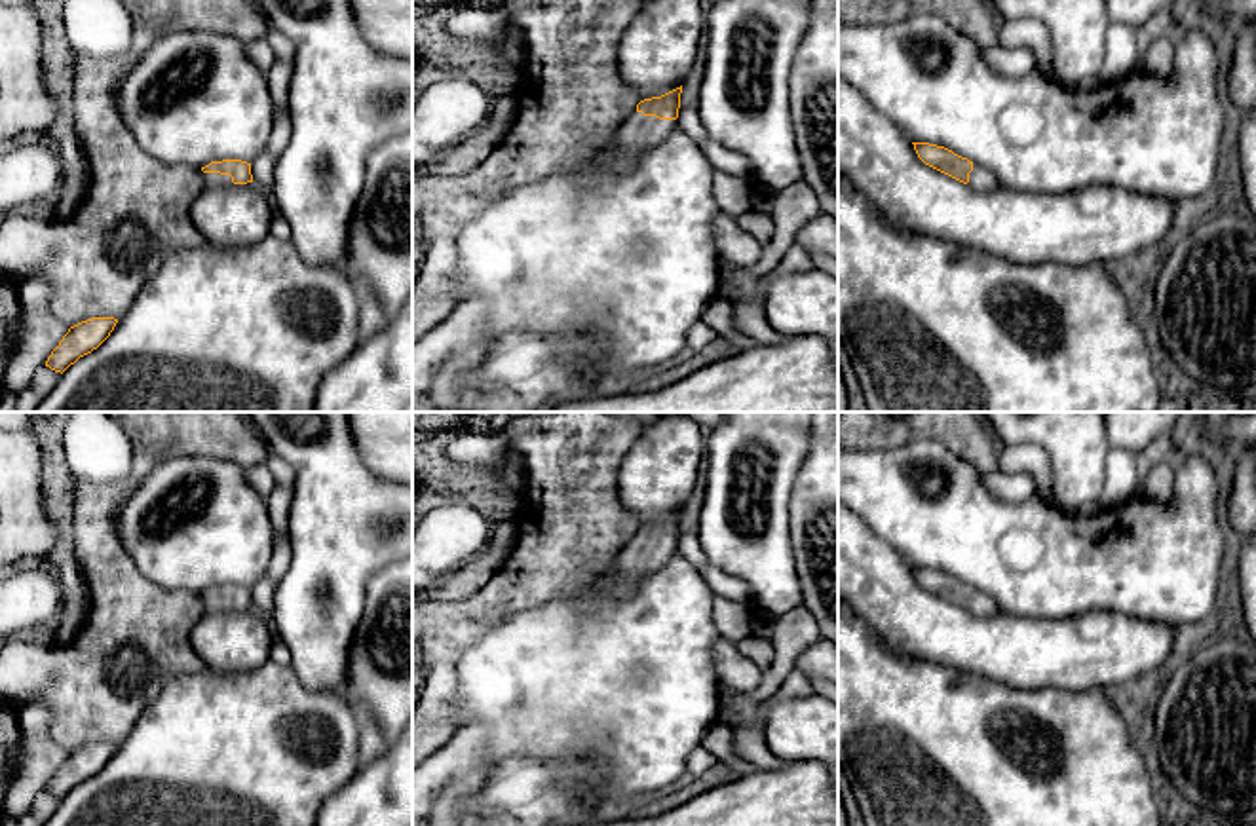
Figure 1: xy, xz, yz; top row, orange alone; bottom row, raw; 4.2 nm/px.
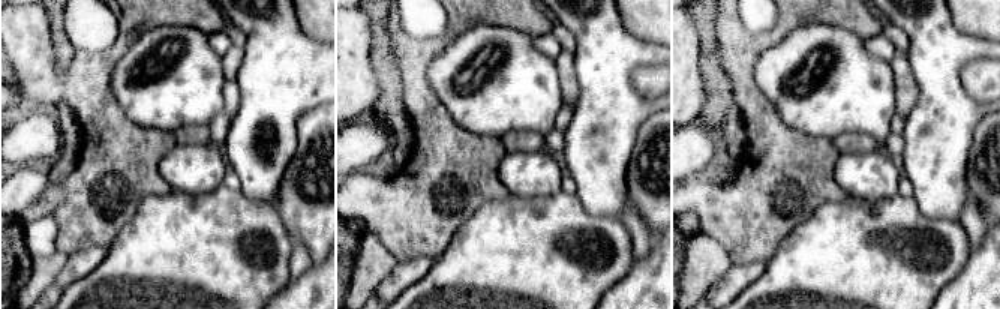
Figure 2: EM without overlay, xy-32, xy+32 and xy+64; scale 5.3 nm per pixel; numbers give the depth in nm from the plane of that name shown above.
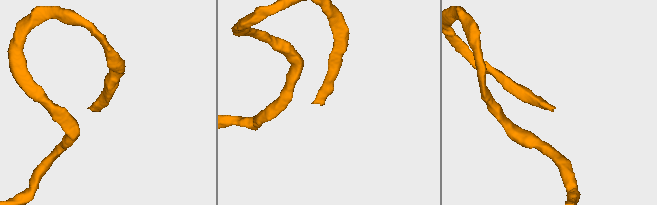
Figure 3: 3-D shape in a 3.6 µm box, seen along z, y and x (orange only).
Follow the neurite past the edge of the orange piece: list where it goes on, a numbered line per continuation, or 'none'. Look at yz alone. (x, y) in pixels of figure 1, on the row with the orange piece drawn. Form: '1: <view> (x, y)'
1: yz (979, 179)

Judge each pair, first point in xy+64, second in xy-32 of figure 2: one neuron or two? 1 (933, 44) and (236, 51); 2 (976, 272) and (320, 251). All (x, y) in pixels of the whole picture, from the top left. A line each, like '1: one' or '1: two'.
1: two
2: two

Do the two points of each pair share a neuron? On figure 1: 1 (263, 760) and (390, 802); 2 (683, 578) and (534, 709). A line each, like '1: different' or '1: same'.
1: different
2: same

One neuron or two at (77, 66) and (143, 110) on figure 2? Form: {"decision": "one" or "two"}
{"decision": "two"}

